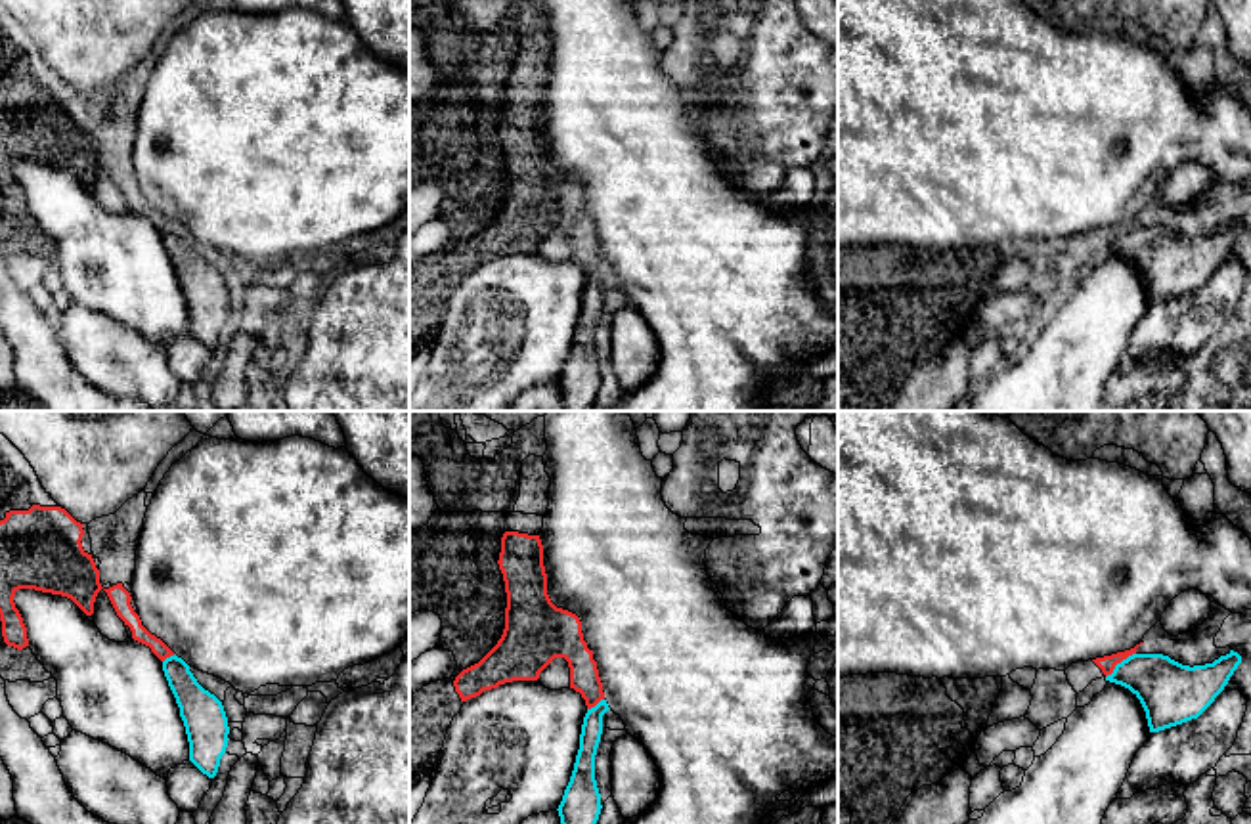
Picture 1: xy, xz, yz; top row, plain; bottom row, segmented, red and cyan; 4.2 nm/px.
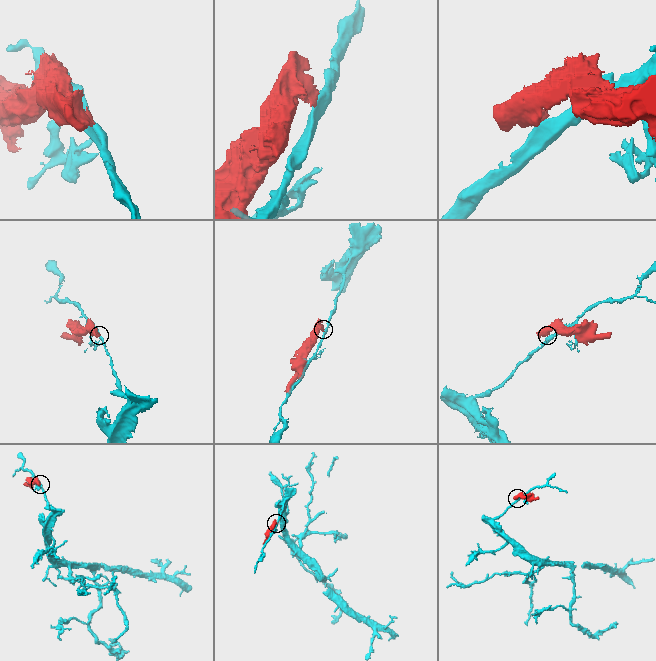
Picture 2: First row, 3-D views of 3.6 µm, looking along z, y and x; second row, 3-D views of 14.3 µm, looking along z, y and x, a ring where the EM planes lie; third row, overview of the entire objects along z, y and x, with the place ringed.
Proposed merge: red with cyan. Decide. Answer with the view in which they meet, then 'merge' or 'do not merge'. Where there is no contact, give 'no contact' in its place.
yz | merge

